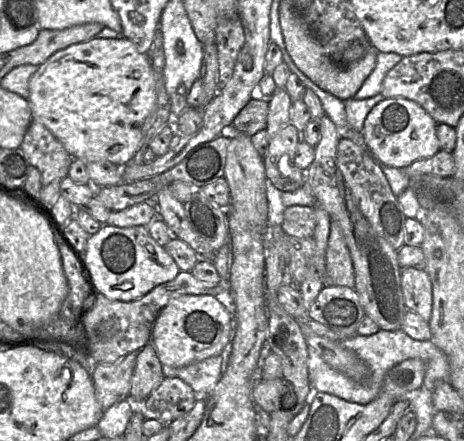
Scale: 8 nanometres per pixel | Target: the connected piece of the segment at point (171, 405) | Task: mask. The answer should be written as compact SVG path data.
M164 377L142 401L144 419L155 419L168 425L187 414L195 404L192 387L178 377Z

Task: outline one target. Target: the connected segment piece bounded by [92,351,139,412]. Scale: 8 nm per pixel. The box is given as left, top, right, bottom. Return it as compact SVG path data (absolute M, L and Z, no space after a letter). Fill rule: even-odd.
M131 352L110 364L98 363L92 369L95 397L103 412L129 395L138 352Z

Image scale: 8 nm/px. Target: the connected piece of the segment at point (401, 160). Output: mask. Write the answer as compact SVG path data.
M385 98L368 114L363 137L368 152L387 166L406 169L412 163L428 159L440 151L436 135L437 123L415 101L406 98Z

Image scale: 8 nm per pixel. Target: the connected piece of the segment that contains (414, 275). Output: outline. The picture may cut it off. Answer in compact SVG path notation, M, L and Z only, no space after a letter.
M423 268L402 269L401 287L405 306L429 322L432 314L433 294L431 279Z

